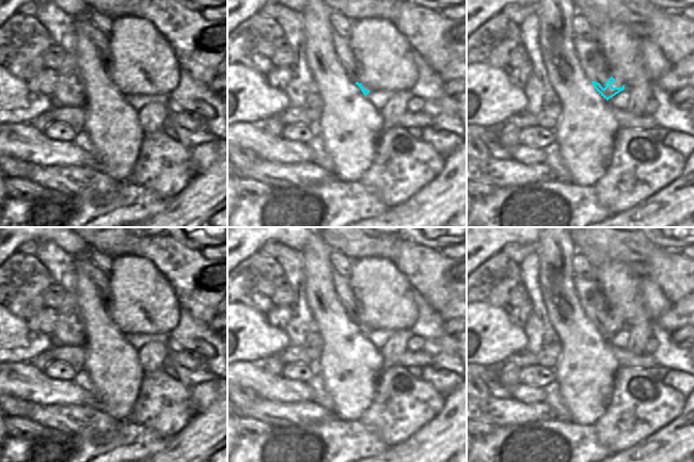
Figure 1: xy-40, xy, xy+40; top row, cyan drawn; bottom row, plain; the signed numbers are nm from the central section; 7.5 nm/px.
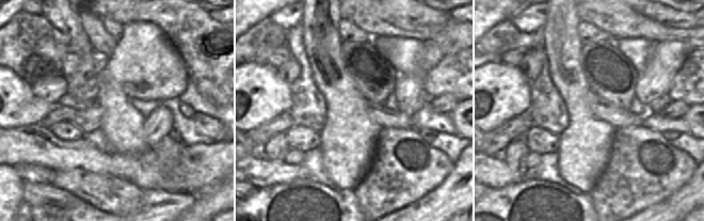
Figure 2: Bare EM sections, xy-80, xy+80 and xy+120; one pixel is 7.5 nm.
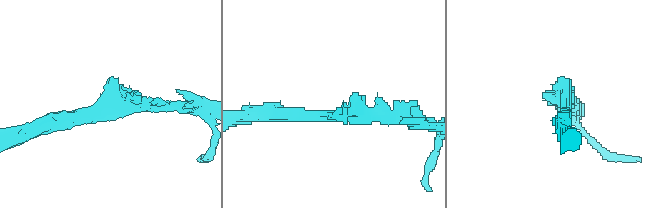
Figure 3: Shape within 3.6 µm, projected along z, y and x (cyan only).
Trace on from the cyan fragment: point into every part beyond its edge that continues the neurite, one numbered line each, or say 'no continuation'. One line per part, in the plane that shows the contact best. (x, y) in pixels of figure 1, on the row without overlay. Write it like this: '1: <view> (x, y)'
no continuation

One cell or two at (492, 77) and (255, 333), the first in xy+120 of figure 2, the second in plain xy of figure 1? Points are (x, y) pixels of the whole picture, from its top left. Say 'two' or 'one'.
one

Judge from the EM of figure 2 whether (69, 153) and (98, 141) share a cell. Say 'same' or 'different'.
different

